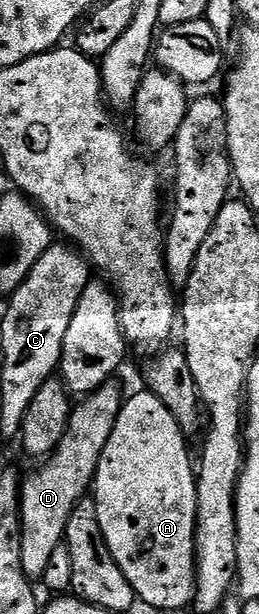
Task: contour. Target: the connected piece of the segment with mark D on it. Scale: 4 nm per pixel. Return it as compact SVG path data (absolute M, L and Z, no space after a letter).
M107 382L79 400L82 401L73 405L68 430L60 446L31 476L27 475L22 481L20 558L24 562L24 574L31 578L42 577L56 546L66 539L66 527L72 510L91 491L104 446L108 446L108 438L124 403L124 392L114 382Z

